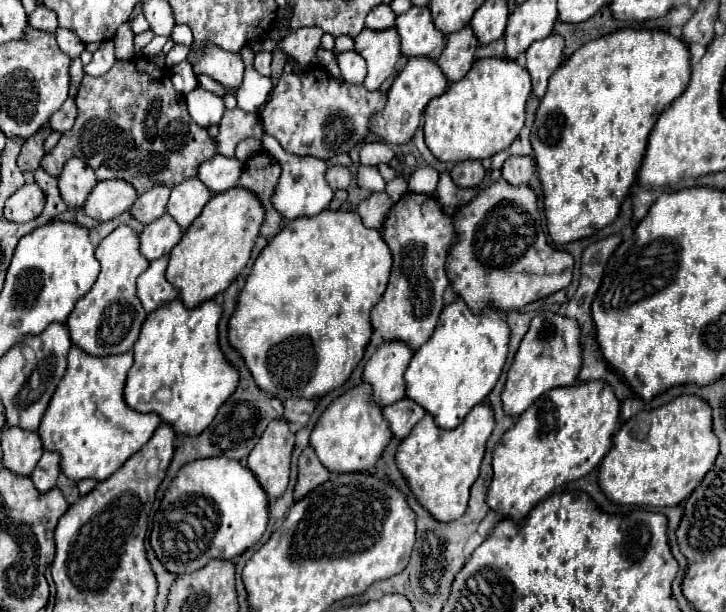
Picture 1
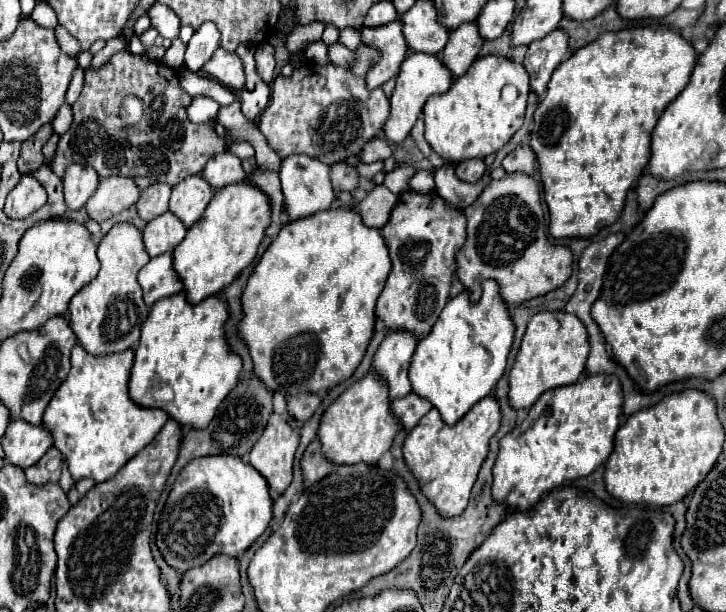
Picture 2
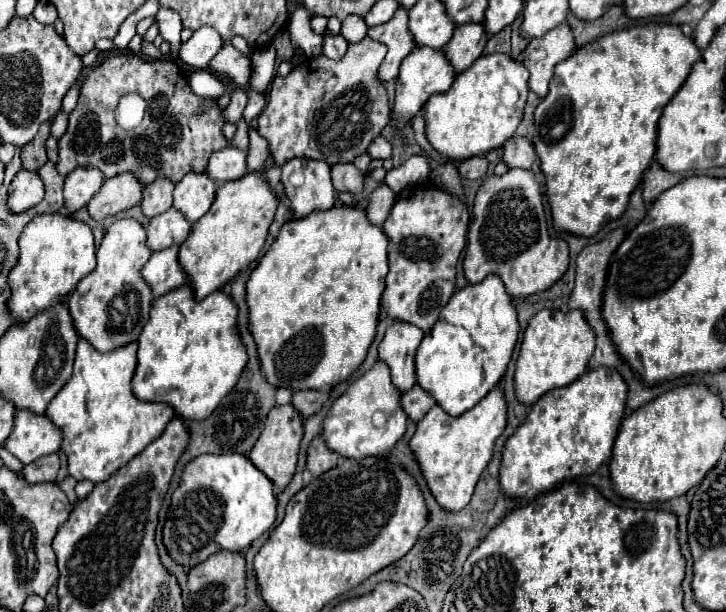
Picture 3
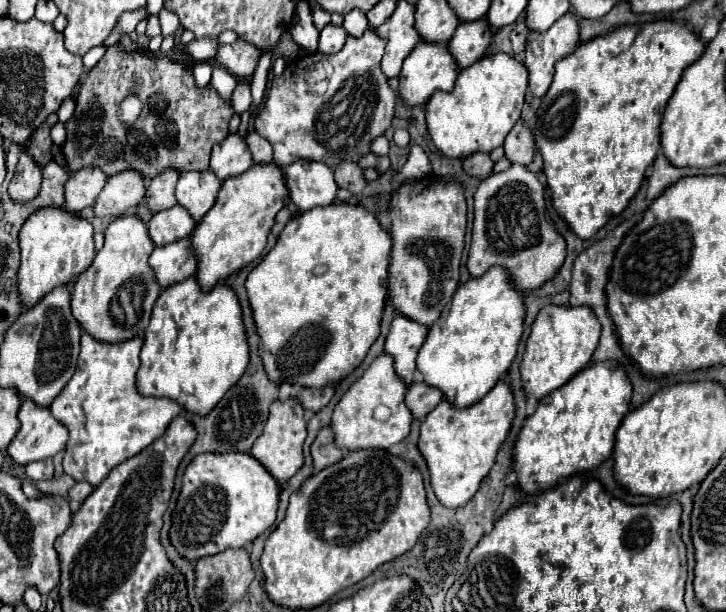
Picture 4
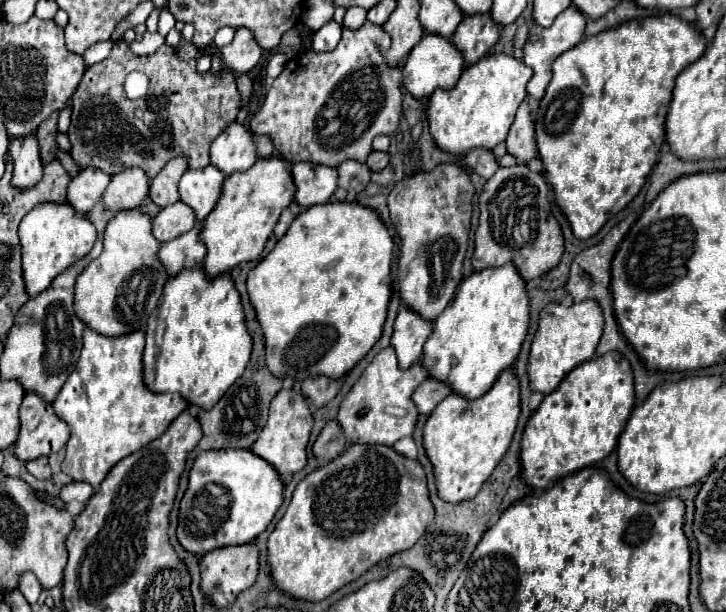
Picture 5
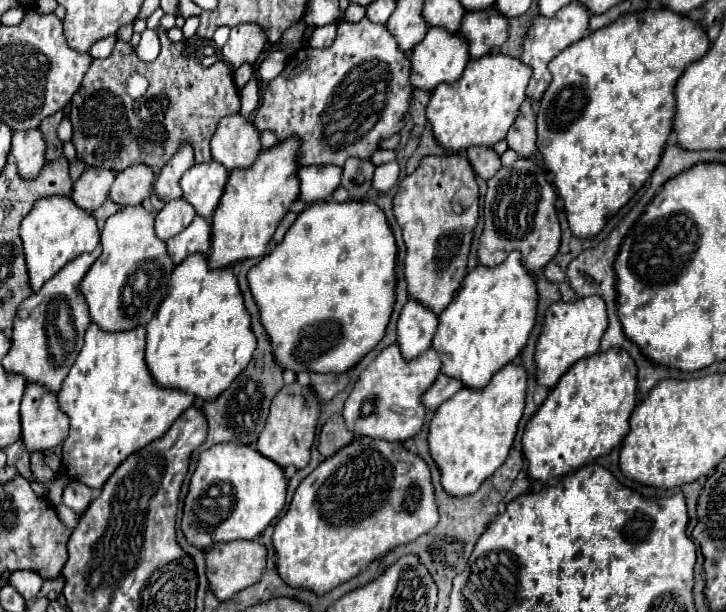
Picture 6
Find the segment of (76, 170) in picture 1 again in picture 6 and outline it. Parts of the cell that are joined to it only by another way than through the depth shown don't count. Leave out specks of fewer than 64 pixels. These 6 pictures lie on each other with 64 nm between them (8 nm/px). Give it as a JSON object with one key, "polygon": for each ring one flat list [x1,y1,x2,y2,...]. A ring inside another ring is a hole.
{"polygon":[[88,168,80,180,74,184,70,198,84,210,94,212,100,208,110,194,110,186,114,182,116,172,104,168]]}

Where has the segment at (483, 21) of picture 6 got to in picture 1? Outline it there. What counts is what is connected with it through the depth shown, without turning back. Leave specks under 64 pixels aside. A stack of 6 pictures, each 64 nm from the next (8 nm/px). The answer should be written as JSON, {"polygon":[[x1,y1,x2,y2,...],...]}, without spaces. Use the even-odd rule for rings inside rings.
{"polygon":[[470,26,448,36,446,48,442,50,442,54,436,62,450,82,458,82,470,70,478,44,480,42]]}

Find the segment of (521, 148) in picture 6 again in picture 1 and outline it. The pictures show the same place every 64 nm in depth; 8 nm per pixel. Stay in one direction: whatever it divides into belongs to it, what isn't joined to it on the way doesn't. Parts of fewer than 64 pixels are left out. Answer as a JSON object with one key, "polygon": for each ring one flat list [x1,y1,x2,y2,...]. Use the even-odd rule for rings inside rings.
{"polygon":[[510,156,502,166,502,176,510,184,528,184,532,172,534,172,532,156]]}

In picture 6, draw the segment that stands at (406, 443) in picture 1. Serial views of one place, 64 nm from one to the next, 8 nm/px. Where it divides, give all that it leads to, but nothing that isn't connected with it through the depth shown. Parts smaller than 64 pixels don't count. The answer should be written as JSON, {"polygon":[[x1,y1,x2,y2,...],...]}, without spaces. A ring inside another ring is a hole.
{"polygon":[[520,362,506,364,480,390,458,390,446,400,430,422,430,452,442,472,442,486,452,496,474,494,508,458,518,420,526,406,528,372]]}

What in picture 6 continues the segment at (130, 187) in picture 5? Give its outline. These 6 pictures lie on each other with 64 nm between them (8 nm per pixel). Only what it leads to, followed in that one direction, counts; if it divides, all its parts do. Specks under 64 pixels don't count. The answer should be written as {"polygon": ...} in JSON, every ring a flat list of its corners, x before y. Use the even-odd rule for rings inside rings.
{"polygon":[[130,166,128,170,116,174,116,180,110,188,110,198,122,206,142,204,152,194,154,180,156,174,148,170,148,166]]}

